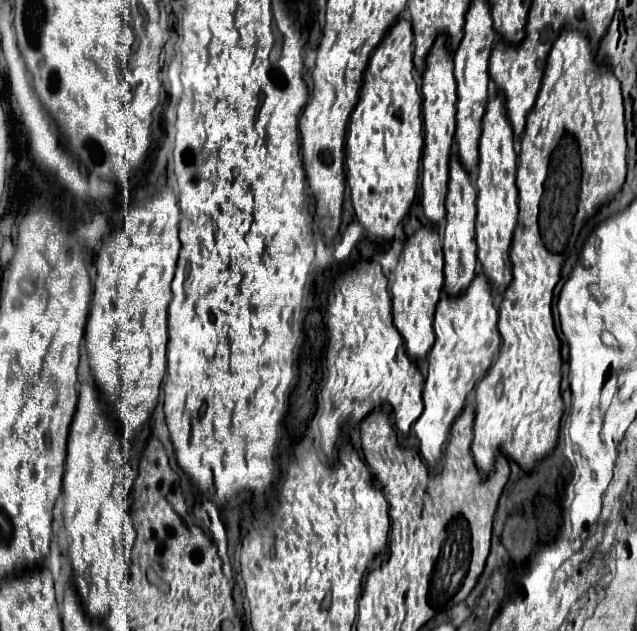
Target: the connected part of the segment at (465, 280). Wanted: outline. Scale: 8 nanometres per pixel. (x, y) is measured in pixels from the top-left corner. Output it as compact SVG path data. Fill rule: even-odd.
M450 160L450 182L446 198L446 232L444 232L444 292L448 296L462 294L476 276L476 190L460 160Z

